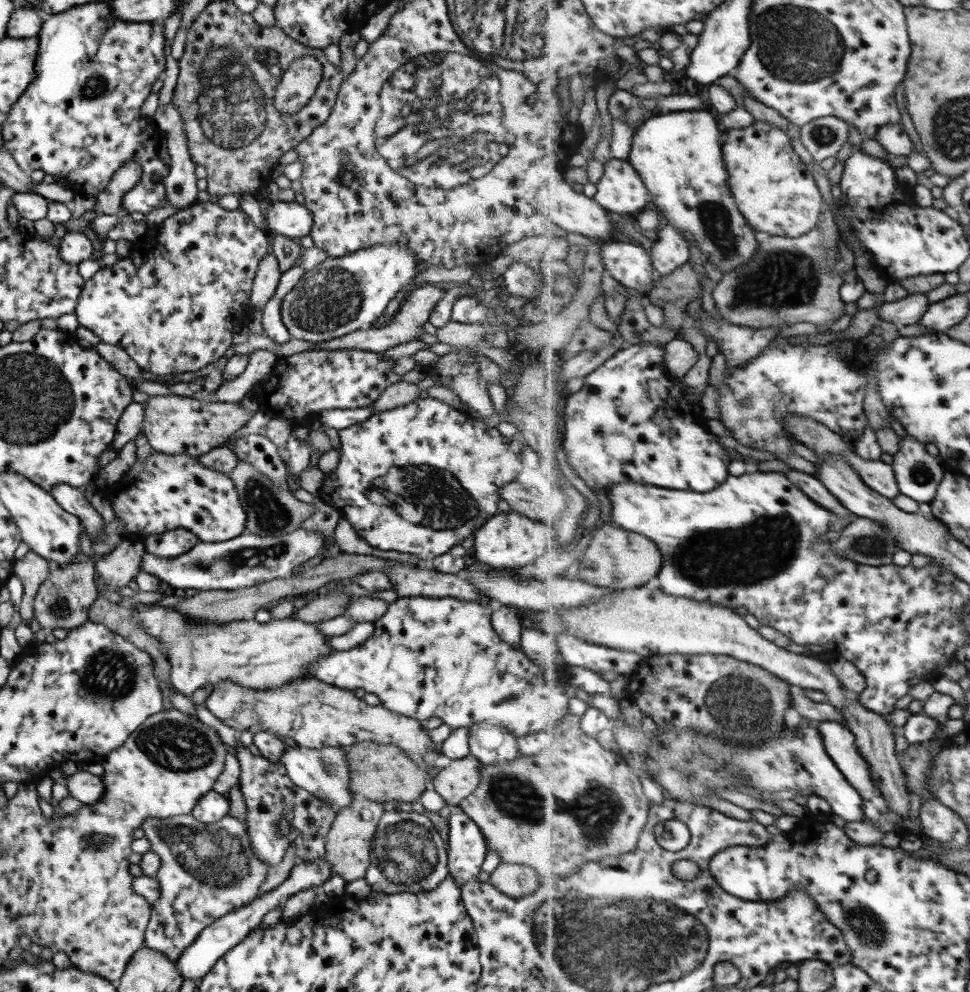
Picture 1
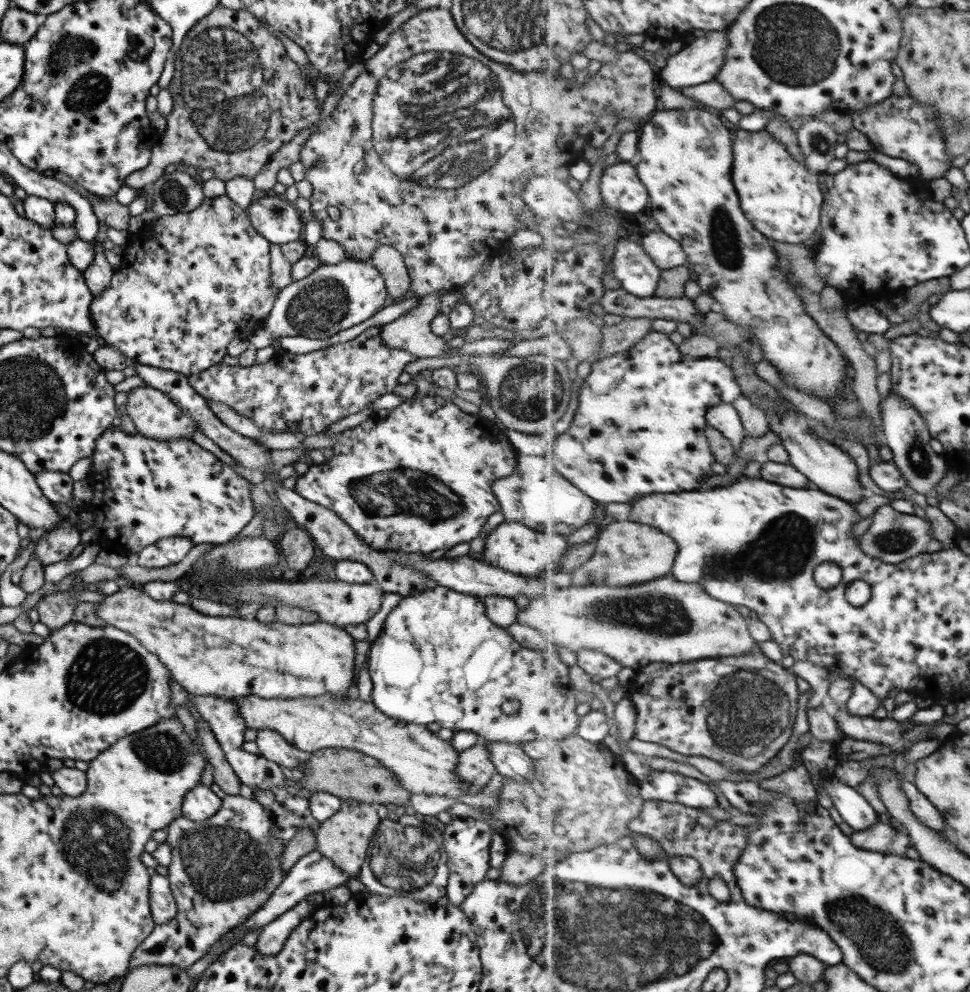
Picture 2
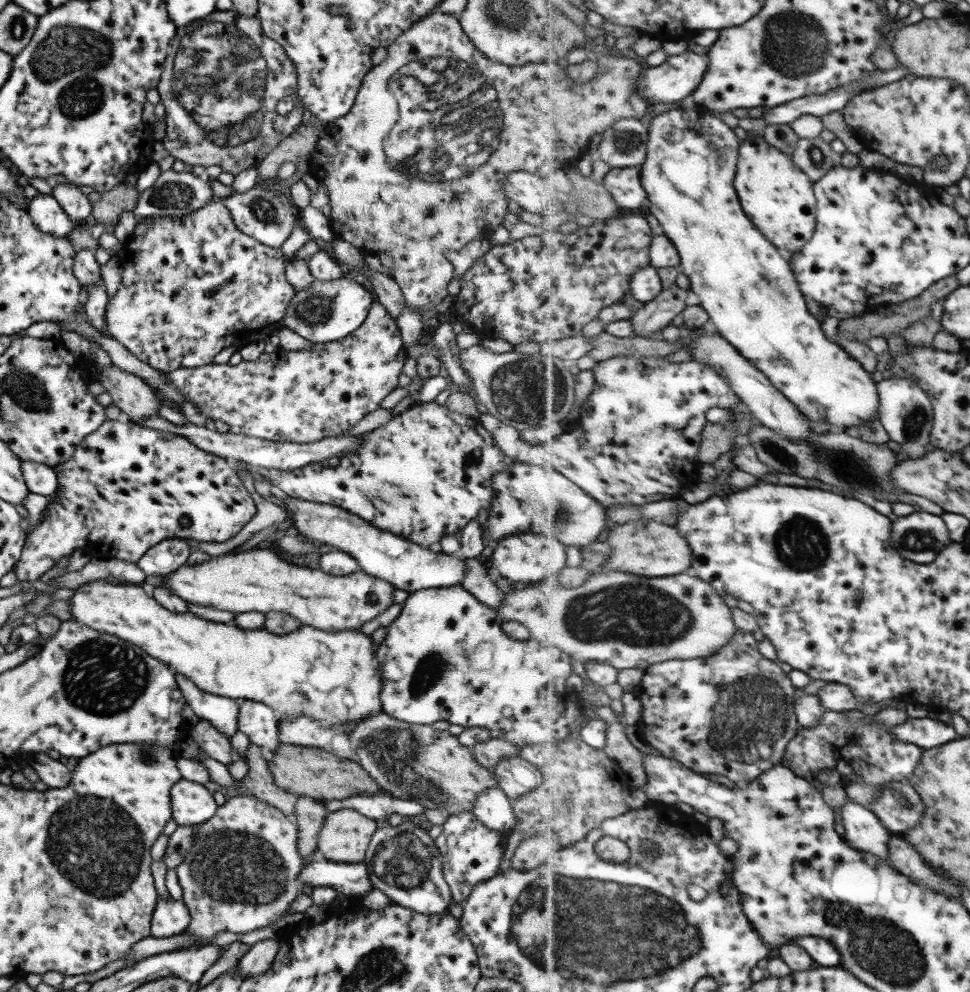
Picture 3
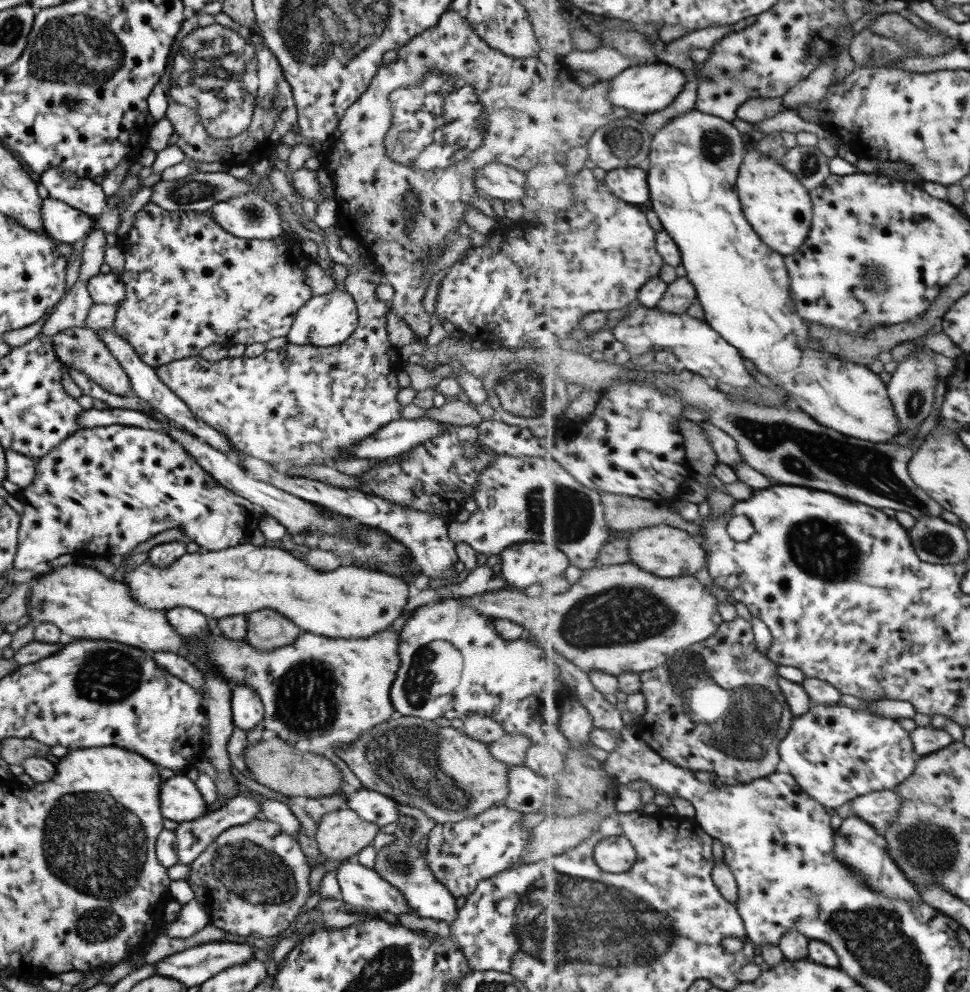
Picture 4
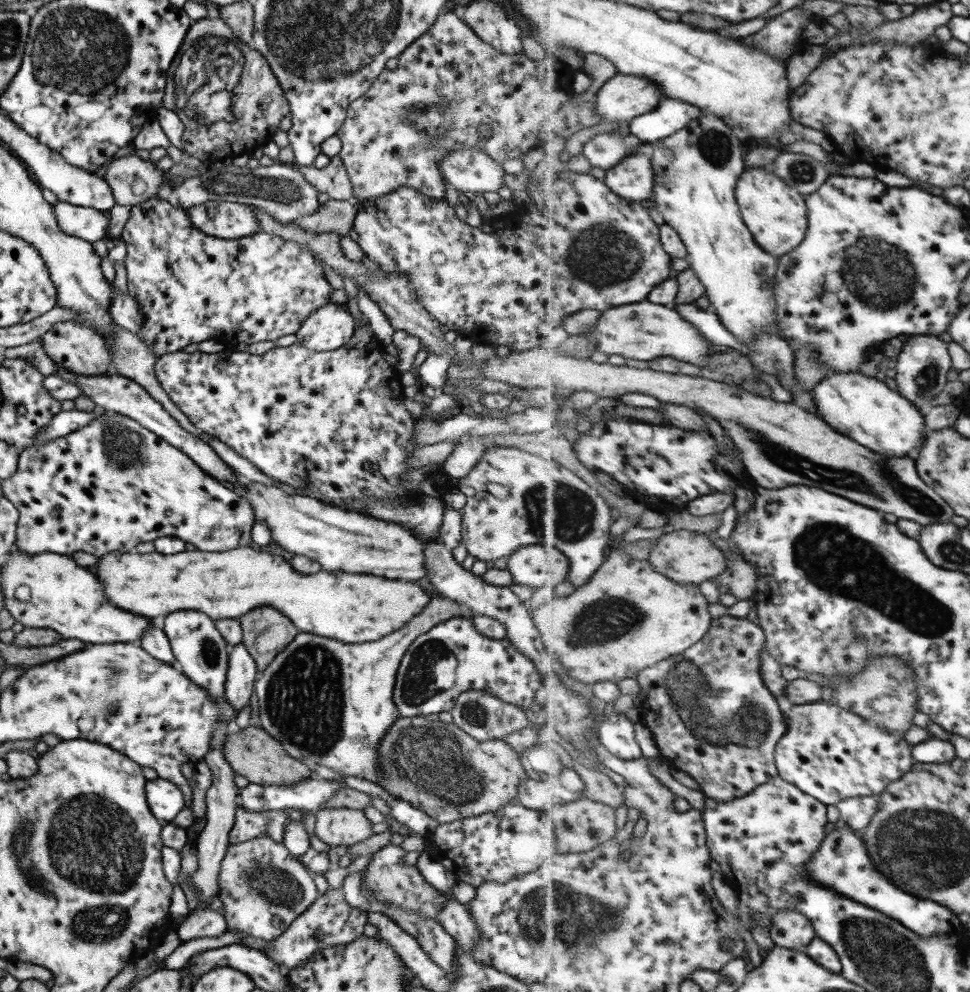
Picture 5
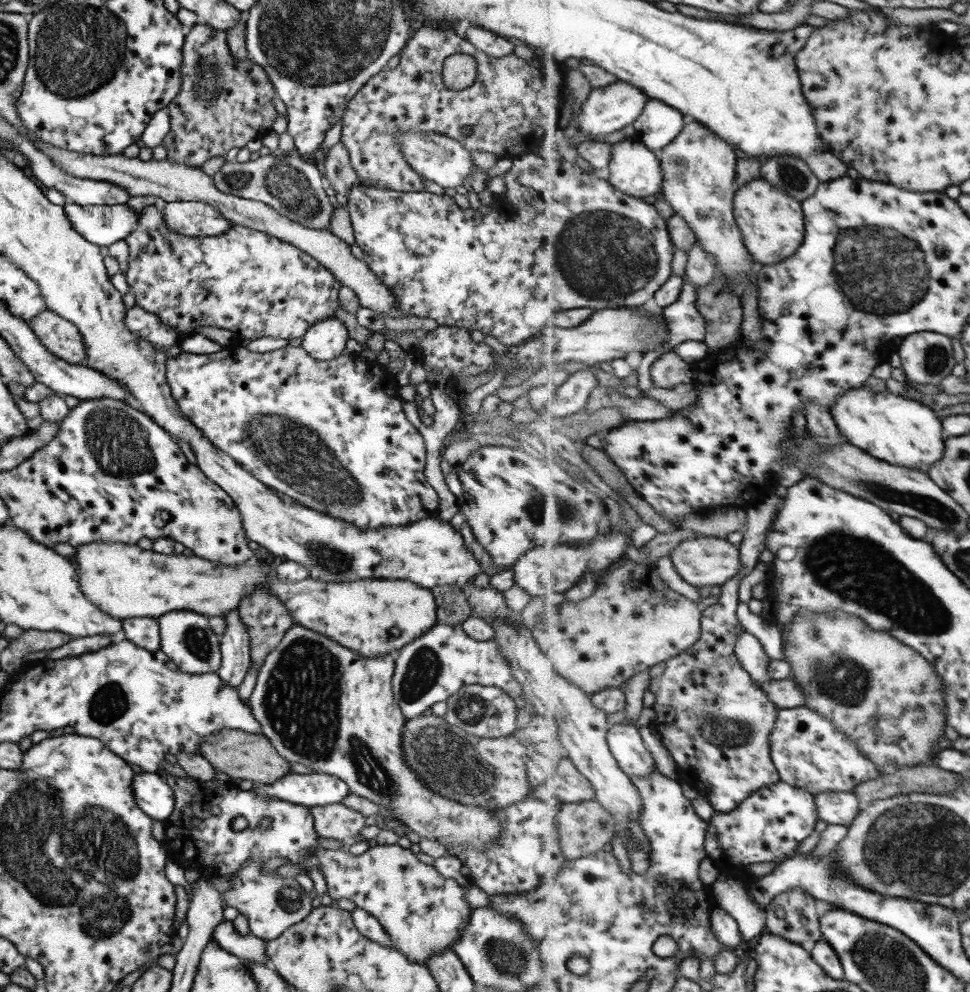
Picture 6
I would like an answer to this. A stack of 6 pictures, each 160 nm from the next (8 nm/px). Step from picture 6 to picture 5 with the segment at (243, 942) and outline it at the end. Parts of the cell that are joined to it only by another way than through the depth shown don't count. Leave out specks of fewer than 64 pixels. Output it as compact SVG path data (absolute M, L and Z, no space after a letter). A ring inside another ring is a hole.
M199 906L192 913L184 916L175 928L181 943L196 938L219 937L221 934L225 934L227 930L223 915L206 907Z

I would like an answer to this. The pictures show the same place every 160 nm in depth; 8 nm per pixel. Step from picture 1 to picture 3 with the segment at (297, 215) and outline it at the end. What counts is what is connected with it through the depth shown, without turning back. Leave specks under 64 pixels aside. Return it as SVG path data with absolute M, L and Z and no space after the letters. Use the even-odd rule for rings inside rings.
M258 186L245 192L233 193L222 199L222 203L228 208L229 216L243 234L257 240L265 246L279 249L282 242L289 236L295 217L279 200L279 195Z

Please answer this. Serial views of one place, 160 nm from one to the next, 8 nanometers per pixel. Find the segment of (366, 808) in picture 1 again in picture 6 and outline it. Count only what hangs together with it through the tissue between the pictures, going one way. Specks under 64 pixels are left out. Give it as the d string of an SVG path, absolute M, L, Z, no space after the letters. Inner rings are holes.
M342 803L309 808L312 826L318 837L341 841L355 837L364 827L365 818Z

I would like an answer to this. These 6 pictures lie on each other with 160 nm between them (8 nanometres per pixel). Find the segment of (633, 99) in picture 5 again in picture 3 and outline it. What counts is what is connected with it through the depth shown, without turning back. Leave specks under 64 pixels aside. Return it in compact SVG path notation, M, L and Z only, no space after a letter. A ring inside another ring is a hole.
M693 49L679 56L667 57L667 62L661 64L659 68L646 68L638 80L638 92L651 103L653 102L680 102L697 90L705 73L708 71L709 57L707 53L697 53Z

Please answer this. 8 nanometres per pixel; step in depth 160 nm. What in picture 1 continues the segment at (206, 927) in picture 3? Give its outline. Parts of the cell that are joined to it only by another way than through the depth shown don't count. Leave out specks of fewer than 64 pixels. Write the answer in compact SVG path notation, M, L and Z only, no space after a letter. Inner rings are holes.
M191 814L168 818L153 817L145 819L139 828L143 830L144 838L151 846L149 851L155 852L161 859L155 874L159 895L156 903L150 907L152 911L144 930L143 943L147 949L159 952L173 963L197 939L203 928L255 899L269 867L253 856L245 834L244 822L229 815L213 824L197 822Z

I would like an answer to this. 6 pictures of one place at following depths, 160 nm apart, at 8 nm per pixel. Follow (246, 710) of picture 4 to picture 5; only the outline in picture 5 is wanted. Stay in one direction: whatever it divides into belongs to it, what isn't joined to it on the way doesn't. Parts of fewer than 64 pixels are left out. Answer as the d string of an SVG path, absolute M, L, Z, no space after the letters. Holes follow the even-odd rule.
M239 643L228 654L224 680L224 698L236 710L249 705L251 693L256 691L256 668L251 655Z

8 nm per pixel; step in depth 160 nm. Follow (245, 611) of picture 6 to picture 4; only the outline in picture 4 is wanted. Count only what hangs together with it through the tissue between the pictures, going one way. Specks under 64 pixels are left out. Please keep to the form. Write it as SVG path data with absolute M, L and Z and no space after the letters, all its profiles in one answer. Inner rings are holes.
M263 609L246 615L244 640L259 652L291 644L301 630L282 614Z

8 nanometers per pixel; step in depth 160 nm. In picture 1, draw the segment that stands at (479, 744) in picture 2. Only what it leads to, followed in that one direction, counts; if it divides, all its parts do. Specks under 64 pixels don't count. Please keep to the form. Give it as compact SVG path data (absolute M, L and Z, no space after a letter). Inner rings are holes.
M471 754L451 760L448 766L437 770L429 787L445 800L447 807L455 810L459 801L480 783L480 766L482 763Z

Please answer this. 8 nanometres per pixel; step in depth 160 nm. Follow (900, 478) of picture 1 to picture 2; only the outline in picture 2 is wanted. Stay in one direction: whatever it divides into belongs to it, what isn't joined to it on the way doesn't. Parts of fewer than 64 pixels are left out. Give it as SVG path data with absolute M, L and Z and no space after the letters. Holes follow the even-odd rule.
M891 390L881 400L881 412L887 445L893 452L892 461L903 472L905 480L908 481L909 490L913 489L920 494L931 492L950 470L942 453L935 452L929 444L932 432L929 430L927 421L919 411L915 411L913 404L909 404L905 398L901 398Z

